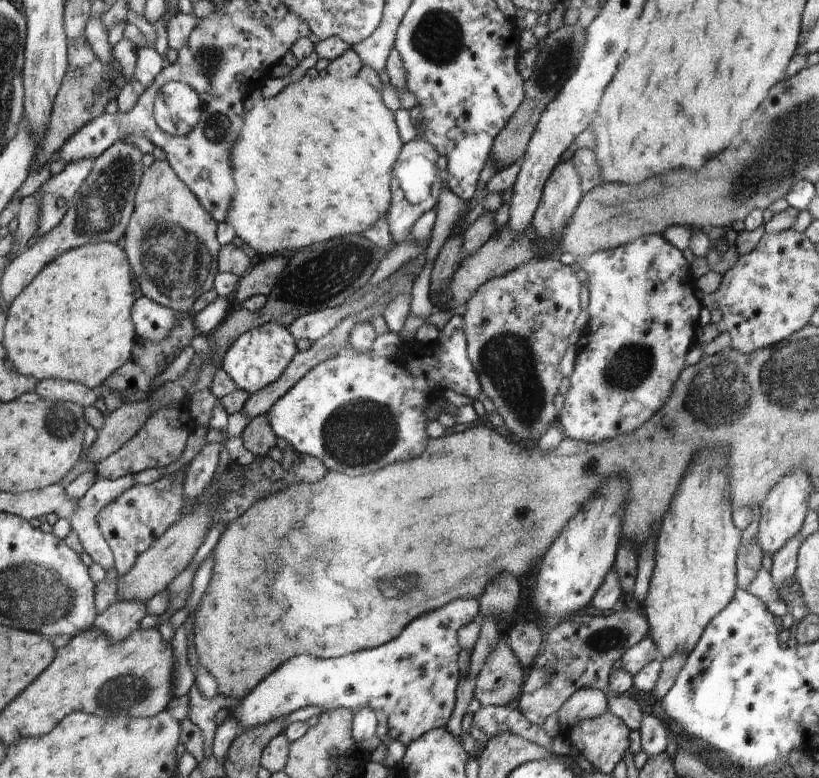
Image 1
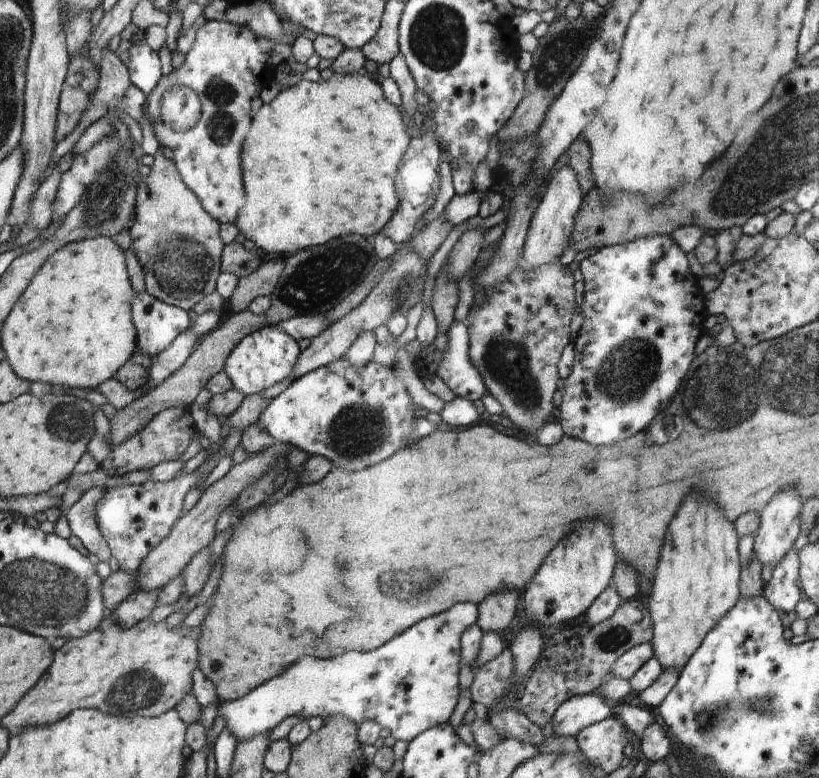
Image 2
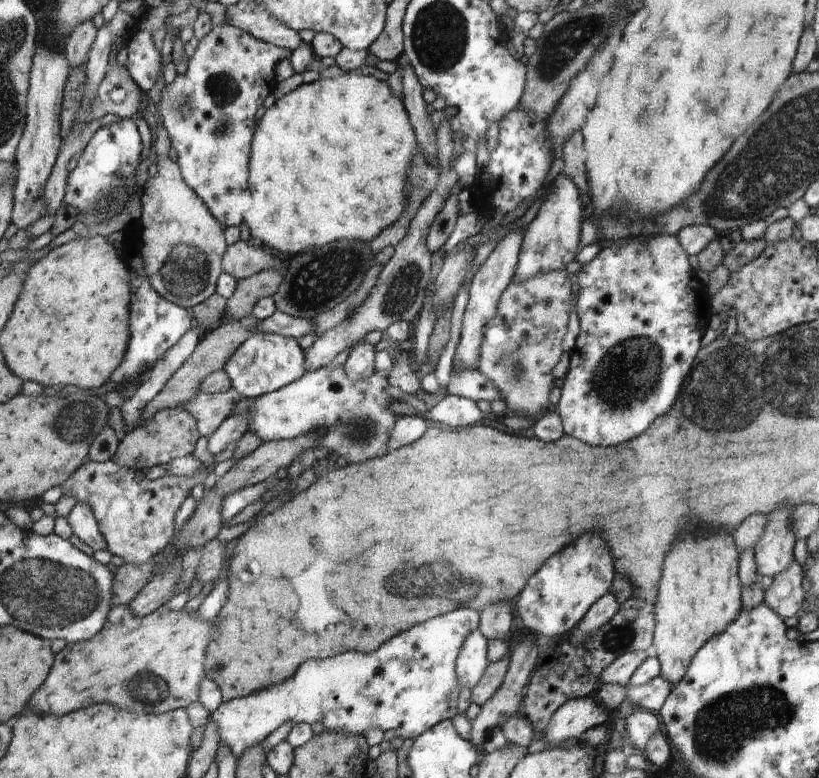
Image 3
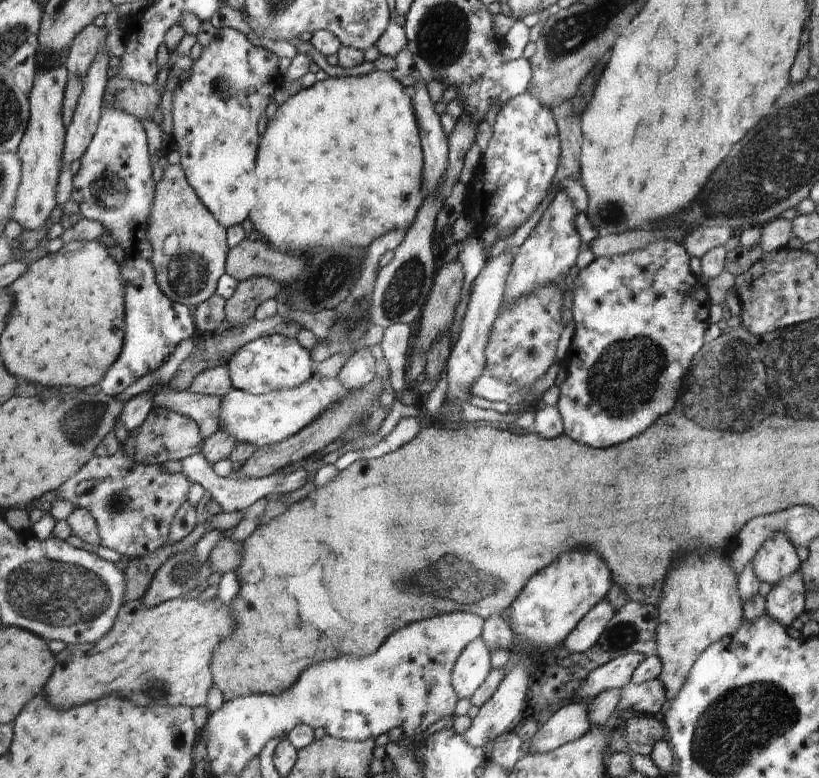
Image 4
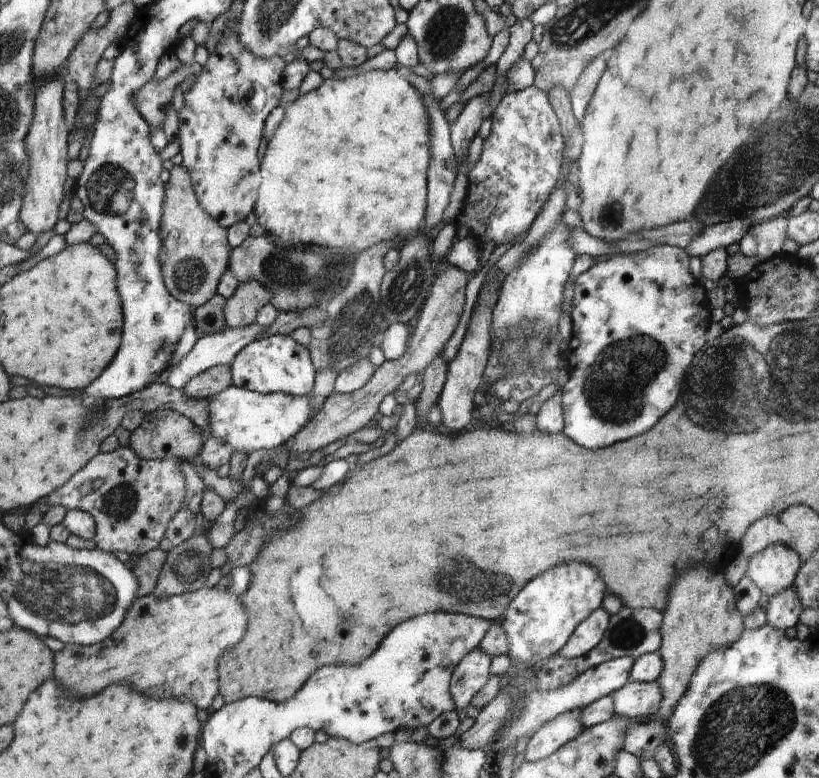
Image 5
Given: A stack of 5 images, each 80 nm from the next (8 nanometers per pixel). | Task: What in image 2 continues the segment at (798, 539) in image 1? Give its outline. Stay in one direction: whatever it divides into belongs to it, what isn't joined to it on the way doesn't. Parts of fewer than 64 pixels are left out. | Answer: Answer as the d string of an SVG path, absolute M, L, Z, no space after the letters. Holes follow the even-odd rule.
M789 548L772 572L772 578L762 596L770 601L776 611L788 614L802 598L799 584L799 554Z

